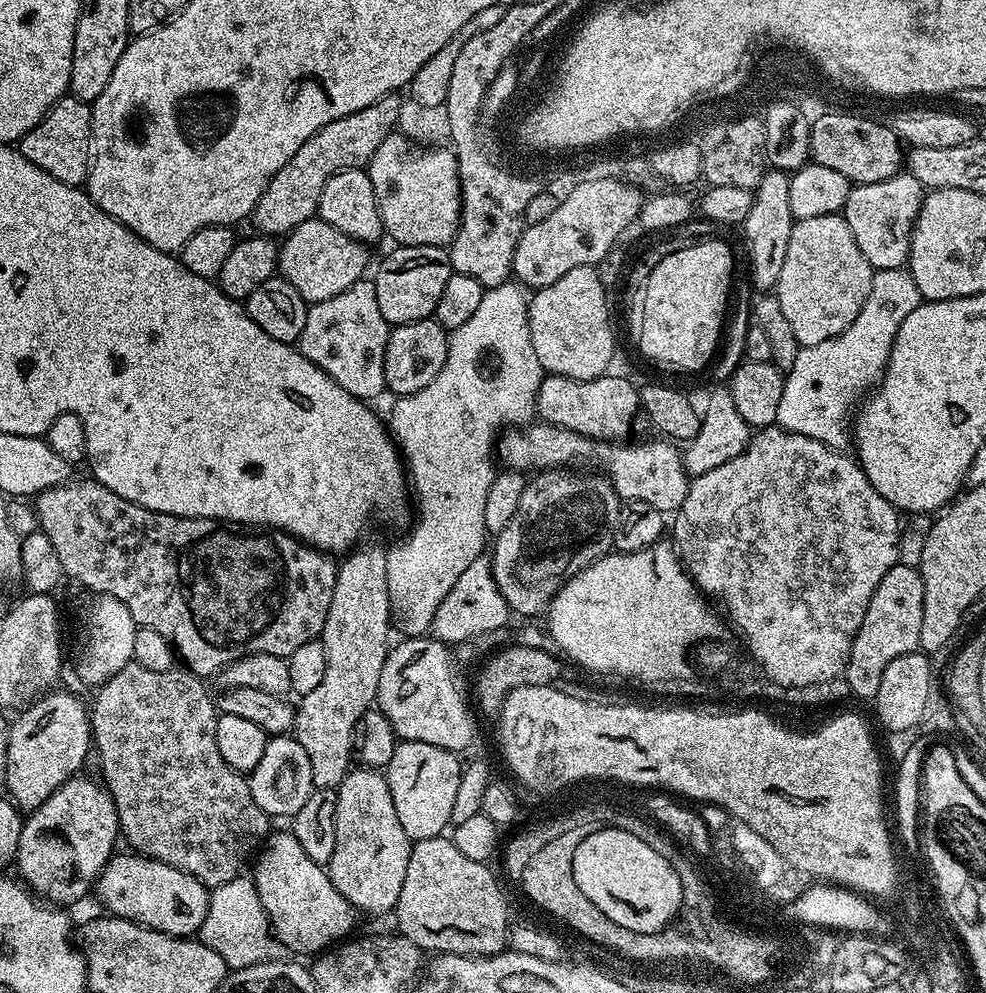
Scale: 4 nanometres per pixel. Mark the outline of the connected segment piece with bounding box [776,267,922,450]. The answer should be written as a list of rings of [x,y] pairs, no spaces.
[[[907,267],[875,269],[870,294],[866,294],[866,302],[862,302],[858,318],[854,318],[842,334],[826,338],[826,342],[818,342],[818,346],[802,346],[798,350],[794,366],[784,372],[776,424],[787,432],[806,434],[806,438],[814,438],[831,448],[847,449],[854,409],[879,385],[898,334],[898,326],[906,322],[907,316],[921,302],[918,282],[914,282]]]

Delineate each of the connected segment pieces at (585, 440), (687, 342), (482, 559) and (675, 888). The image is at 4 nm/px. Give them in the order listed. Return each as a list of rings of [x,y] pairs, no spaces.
[[[532,422],[529,423],[527,426],[512,426],[507,429],[497,439],[496,446],[494,449],[495,455],[498,457],[499,463],[500,460],[505,469],[511,470],[513,472],[518,472],[521,474],[532,474],[535,473],[537,470],[560,470],[563,469],[565,466],[572,466],[568,464],[588,464],[584,466],[596,466],[592,464],[601,464],[602,467],[605,468],[603,471],[606,473],[607,479],[612,481],[612,485],[614,486],[614,490],[616,491],[616,495],[620,497],[621,501],[626,500],[645,500],[646,502],[650,502],[650,506],[658,506],[658,510],[665,514],[672,514],[675,513],[677,508],[682,506],[682,502],[686,498],[686,494],[688,493],[688,486],[690,483],[690,477],[688,474],[688,469],[684,463],[684,458],[681,452],[681,449],[677,447],[675,443],[669,442],[667,439],[664,438],[655,438],[656,440],[648,440],[645,444],[628,444],[629,442],[609,442],[607,440],[597,440],[594,441],[588,436],[583,436],[582,434],[578,434],[574,430],[566,430],[565,428],[555,428],[552,424],[546,424],[543,422]]]
[[[720,240],[688,244],[677,252],[675,249],[661,256],[643,284],[645,294],[639,311],[638,339],[641,354],[684,372],[696,372],[706,367],[720,340],[731,284],[732,252]]]
[[[487,555],[479,556],[470,562],[470,566],[466,566],[450,594],[442,598],[432,619],[430,636],[431,639],[441,640],[443,644],[455,646],[463,640],[472,640],[475,636],[484,636],[487,632],[506,627],[508,616],[510,609],[506,598],[502,598],[496,579],[492,577],[492,561]]]
[[[602,828],[590,834],[576,847],[574,882],[578,882],[578,890],[582,890],[582,894],[586,894],[586,898],[590,898],[590,902],[594,902],[594,906],[606,914],[606,918],[611,918],[613,922],[618,922],[618,926],[626,926],[626,930],[634,930],[638,934],[663,932],[677,916],[683,902],[681,873],[676,872],[657,850],[652,850],[648,840],[634,838],[634,834],[616,828]]]

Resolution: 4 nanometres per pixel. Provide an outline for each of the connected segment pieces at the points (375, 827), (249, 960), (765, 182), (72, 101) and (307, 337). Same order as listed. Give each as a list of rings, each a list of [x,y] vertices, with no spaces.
[[[367,766],[353,767],[335,793],[336,837],[334,854],[326,866],[328,877],[357,913],[365,912],[368,916],[391,913],[398,894],[402,894],[413,841],[402,830],[402,822],[398,822],[387,775]]]
[[[236,877],[211,889],[206,920],[198,933],[201,943],[220,954],[232,970],[245,968],[260,961],[282,960],[289,955],[288,948],[272,931],[272,925],[258,898],[255,881],[246,877]]]
[[[775,170],[765,171],[760,185],[754,189],[750,214],[746,214],[742,225],[744,231],[744,244],[748,247],[748,264],[752,267],[752,284],[764,294],[771,293],[778,282],[778,274],[782,274],[782,262],[786,262],[786,250],[790,246],[792,233],[792,211],[790,210],[790,186],[788,185],[789,173]]]
[[[65,94],[58,103],[41,118],[38,126],[31,128],[18,142],[18,150],[38,170],[46,170],[50,178],[80,186],[88,179],[92,151],[92,106],[89,101]]]
[[[371,279],[359,280],[354,286],[342,290],[342,294],[334,294],[334,298],[326,298],[317,304],[309,304],[306,314],[306,326],[302,326],[302,334],[298,341],[298,350],[314,366],[318,366],[327,376],[334,378],[342,390],[355,396],[357,400],[372,402],[375,396],[385,395],[384,359],[386,358],[386,342],[390,325],[382,318],[382,310],[378,310],[378,294],[376,285]]]

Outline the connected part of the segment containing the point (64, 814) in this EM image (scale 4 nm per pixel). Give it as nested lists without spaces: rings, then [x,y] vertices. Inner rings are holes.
[[[77,774],[66,781],[42,806],[38,806],[32,812],[27,813],[22,826],[22,838],[18,838],[18,850],[14,861],[19,879],[23,881],[29,892],[41,901],[52,906],[68,906],[64,904],[76,904],[84,895],[91,893],[96,877],[101,869],[108,864],[108,859],[114,855],[112,848],[120,836],[120,823],[118,822],[118,810],[114,806],[112,796],[103,783],[95,784],[87,780],[84,774]]]

